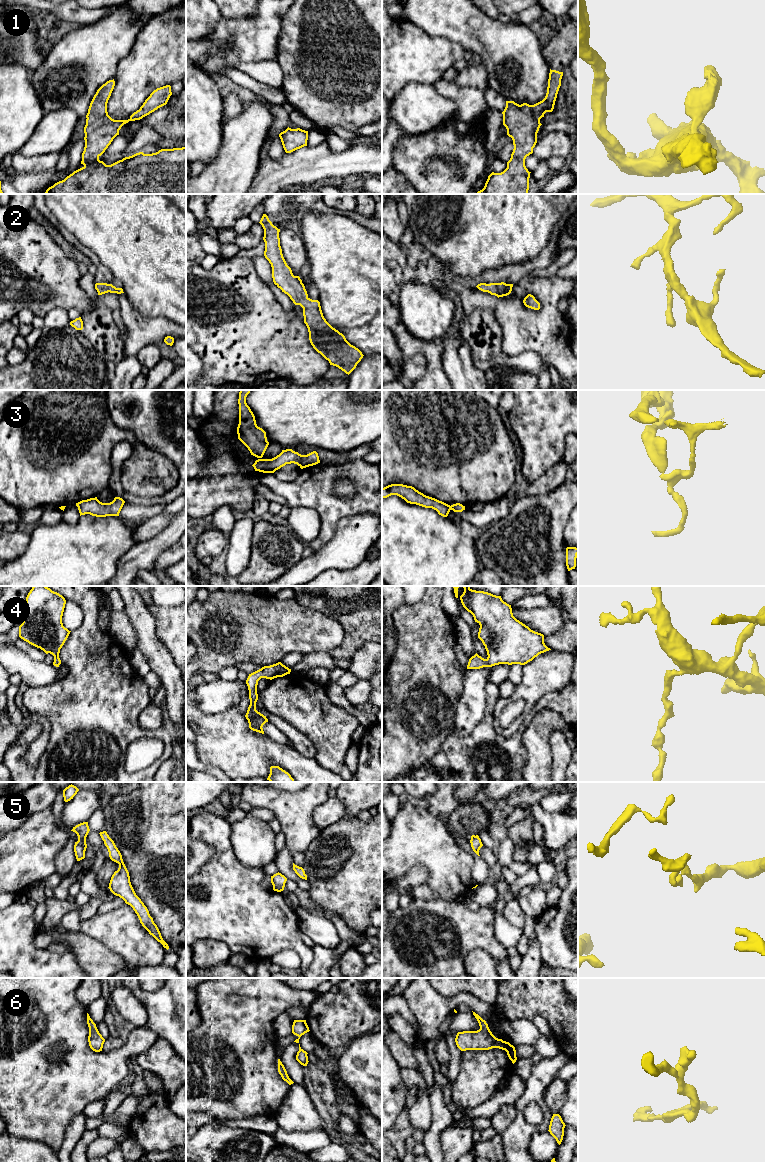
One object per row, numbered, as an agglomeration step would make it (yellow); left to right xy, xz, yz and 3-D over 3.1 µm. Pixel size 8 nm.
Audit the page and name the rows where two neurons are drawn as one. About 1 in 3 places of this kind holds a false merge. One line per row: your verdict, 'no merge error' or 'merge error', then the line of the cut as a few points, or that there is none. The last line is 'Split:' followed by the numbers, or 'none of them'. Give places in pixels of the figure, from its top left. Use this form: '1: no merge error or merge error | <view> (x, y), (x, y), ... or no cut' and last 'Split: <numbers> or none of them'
1: no merge error | no cut
2: no merge error | no cut
3: merge error | yz (450, 506), (451, 509)
4: no merge error | no cut
5: no merge error | no cut
6: no merge error | no cut
Split: 3

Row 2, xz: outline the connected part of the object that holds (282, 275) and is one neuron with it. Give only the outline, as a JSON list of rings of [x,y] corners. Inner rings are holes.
[[[263,214],[259,223],[264,229],[264,256],[271,264],[274,284],[287,294],[295,305],[303,308],[304,323],[313,348],[328,360],[330,365],[349,375],[364,355],[326,321],[320,302],[310,299],[300,277],[293,275],[282,254],[280,229],[272,224],[266,214]]]

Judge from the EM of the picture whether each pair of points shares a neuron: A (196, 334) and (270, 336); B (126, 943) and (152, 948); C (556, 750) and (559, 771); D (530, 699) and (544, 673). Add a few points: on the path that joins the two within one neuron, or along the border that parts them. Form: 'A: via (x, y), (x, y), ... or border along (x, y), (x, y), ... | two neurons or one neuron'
A: via (214, 337), (252, 337) | one neuron
B: via (132, 943), (140, 948), (146, 948) | one neuron
C: via (559, 755), (559, 766) | one neuron
D: via (531, 693), (531, 689), (538, 679) | one neuron

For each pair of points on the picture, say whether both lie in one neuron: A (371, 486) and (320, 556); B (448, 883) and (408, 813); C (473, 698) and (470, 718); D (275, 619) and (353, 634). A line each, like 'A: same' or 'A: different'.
A: different
B: same
C: same
D: different

